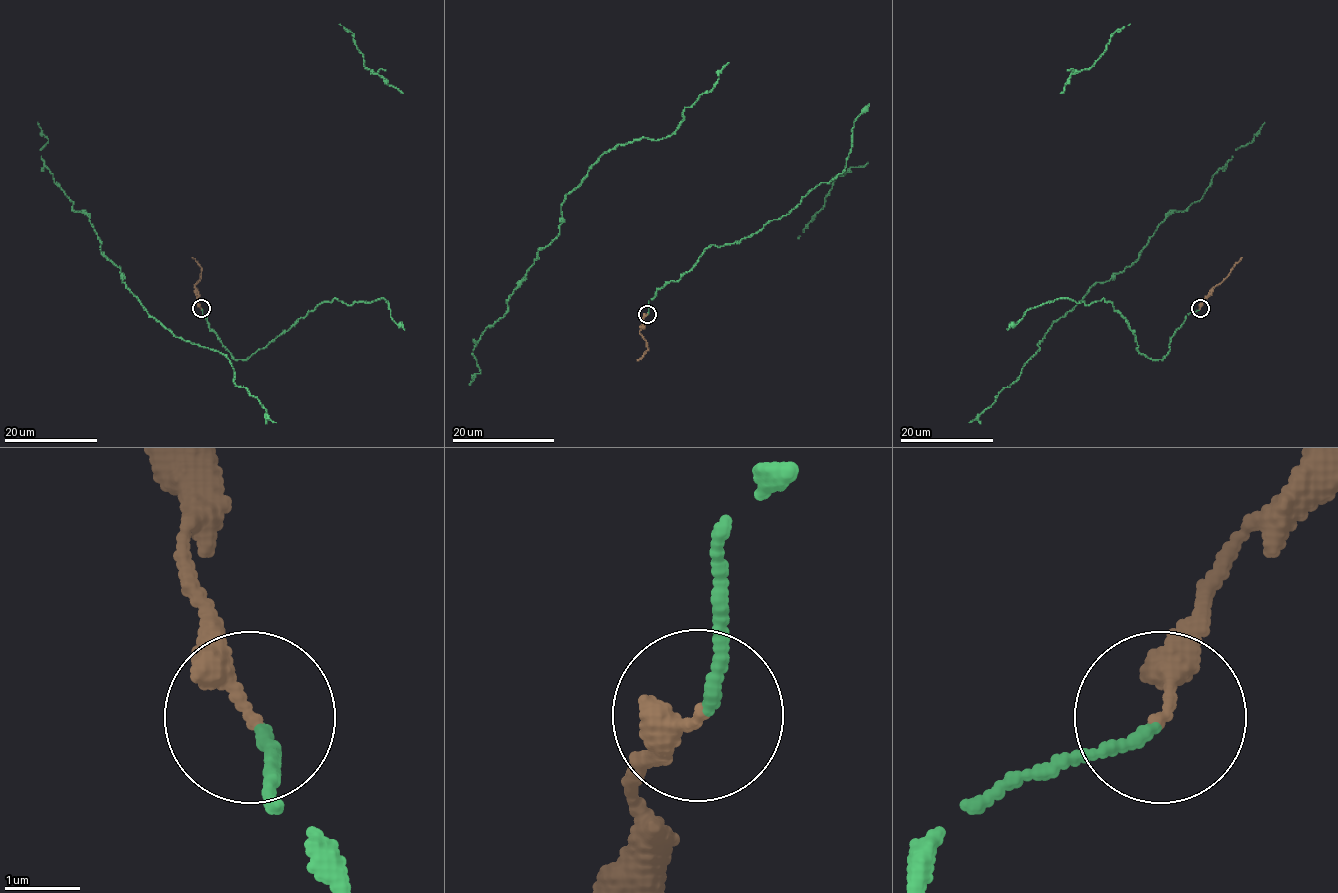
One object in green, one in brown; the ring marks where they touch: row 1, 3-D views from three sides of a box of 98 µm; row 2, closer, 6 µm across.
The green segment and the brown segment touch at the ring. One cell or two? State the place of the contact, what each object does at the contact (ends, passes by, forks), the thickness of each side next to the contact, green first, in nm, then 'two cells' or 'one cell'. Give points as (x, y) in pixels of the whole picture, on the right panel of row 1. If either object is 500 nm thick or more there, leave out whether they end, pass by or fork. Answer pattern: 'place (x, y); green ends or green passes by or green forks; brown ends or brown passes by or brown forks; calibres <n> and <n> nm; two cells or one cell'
place (1200, 308); green ends; brown ends; calibres 140 and 300 nm; two cells

